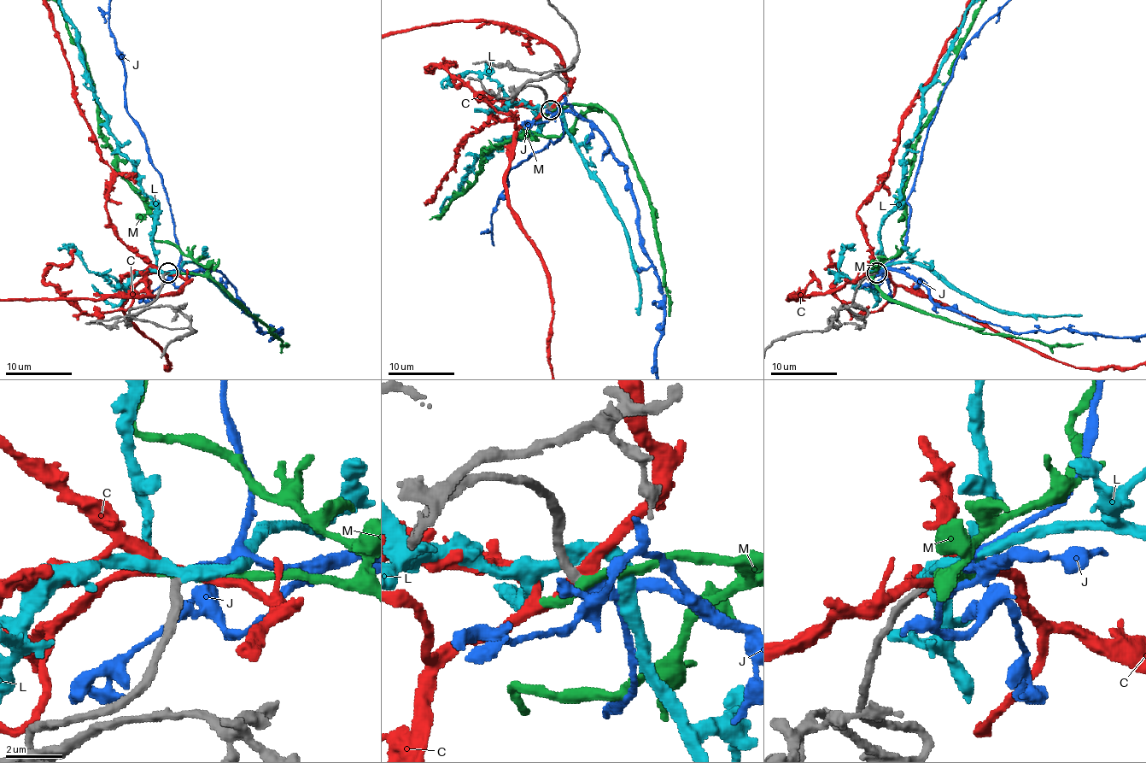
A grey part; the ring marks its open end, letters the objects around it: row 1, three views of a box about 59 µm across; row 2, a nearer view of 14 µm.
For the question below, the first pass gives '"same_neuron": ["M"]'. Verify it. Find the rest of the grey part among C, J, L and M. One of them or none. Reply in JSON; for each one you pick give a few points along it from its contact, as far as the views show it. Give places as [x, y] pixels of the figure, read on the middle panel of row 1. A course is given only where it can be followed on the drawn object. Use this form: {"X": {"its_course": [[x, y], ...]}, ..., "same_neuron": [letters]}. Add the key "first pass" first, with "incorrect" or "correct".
{"first pass": "incorrect", "same_neuron": ["J"]}

